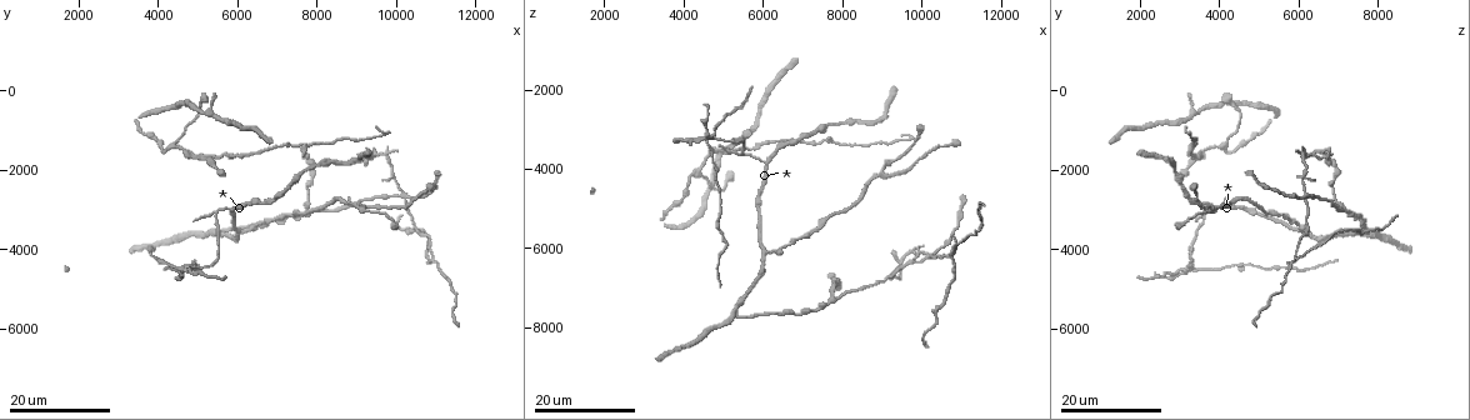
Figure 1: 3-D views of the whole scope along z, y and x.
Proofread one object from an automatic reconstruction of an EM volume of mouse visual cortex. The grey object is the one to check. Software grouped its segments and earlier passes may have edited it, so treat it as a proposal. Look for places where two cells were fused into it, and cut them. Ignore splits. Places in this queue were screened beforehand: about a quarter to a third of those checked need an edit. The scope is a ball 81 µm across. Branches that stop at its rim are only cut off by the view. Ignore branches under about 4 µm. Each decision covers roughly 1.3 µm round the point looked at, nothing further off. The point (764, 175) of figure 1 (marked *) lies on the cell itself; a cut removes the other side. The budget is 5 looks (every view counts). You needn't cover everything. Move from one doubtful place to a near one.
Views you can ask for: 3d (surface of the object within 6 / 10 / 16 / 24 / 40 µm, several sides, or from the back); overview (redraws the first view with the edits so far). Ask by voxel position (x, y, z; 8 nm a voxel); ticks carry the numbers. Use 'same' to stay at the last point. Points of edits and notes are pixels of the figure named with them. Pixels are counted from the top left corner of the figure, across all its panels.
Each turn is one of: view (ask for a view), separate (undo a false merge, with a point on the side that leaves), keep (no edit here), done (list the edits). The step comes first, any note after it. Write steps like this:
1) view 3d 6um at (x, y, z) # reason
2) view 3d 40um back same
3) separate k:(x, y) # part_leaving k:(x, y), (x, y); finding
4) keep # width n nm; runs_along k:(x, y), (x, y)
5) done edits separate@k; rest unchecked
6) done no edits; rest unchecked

view 3d 16um at (6150, 3550, 6100) # three arms meet

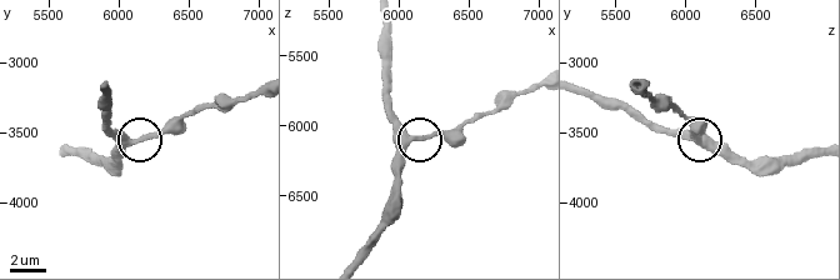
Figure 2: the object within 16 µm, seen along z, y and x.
view 3d 10um at (6080, 3560, 6100)

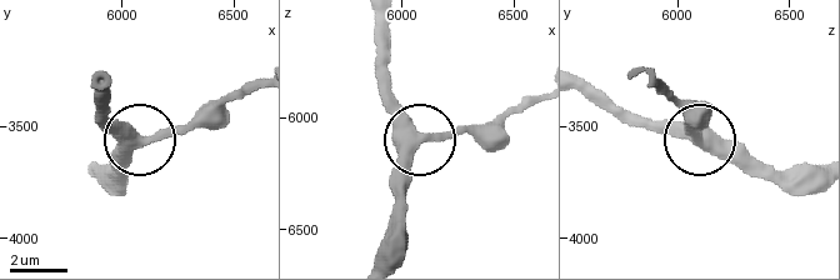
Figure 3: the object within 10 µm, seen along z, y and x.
view 3d 10um back at (6080, 3580, 6100)

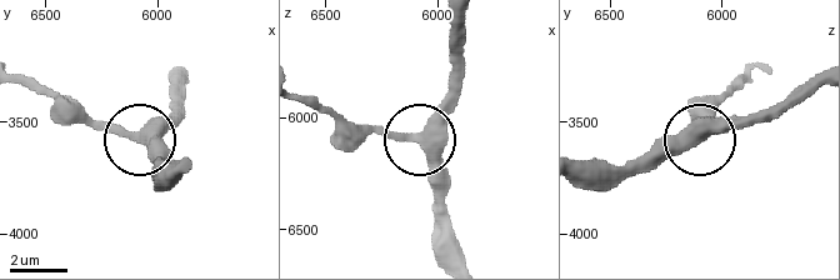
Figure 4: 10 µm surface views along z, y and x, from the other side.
keep # width 380 nm; runs_along 4:(459, 20), (459, 64), (441, 120), (430, 135), (331, 135); one cell here

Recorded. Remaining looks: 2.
view 3d 16um at (10250, 2650, 6200) # branch point

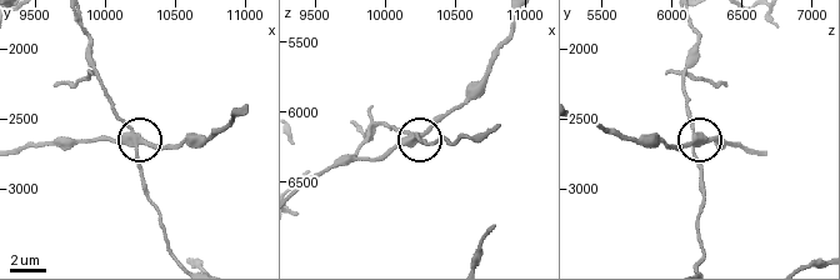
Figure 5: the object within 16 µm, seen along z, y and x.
view 3d 10um at (10220, 2700, 6160)

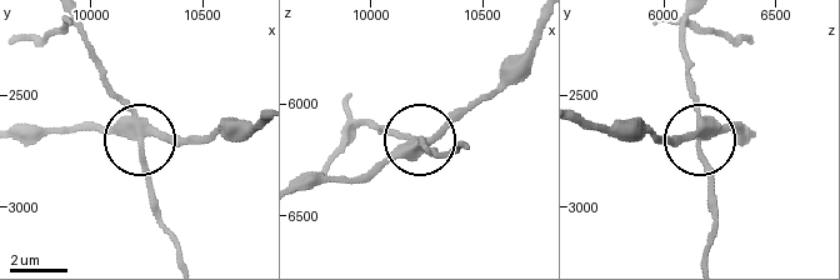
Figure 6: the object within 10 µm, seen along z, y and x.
separate 6:(146, 168) # width 290 nm; part_leaving 6:(141, 133), (148, 201), (176, 259); a second cell is stuck on

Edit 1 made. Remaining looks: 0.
done edits separate@6; rest unchecked

